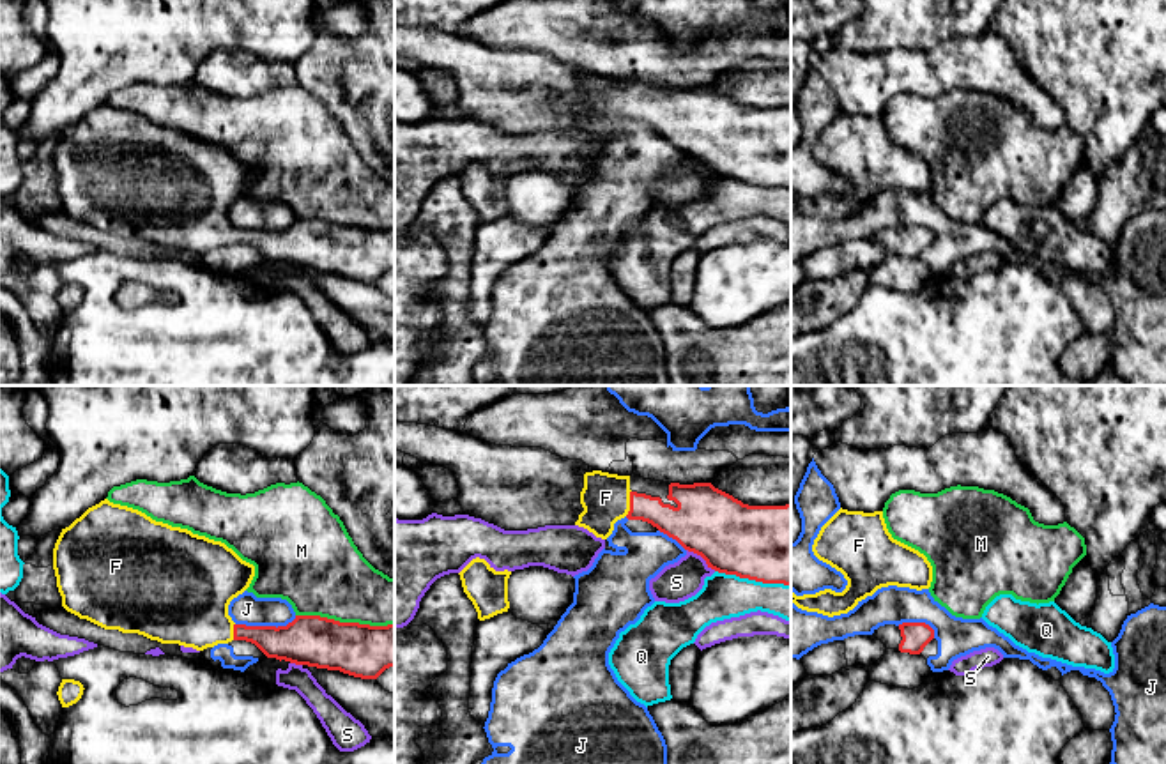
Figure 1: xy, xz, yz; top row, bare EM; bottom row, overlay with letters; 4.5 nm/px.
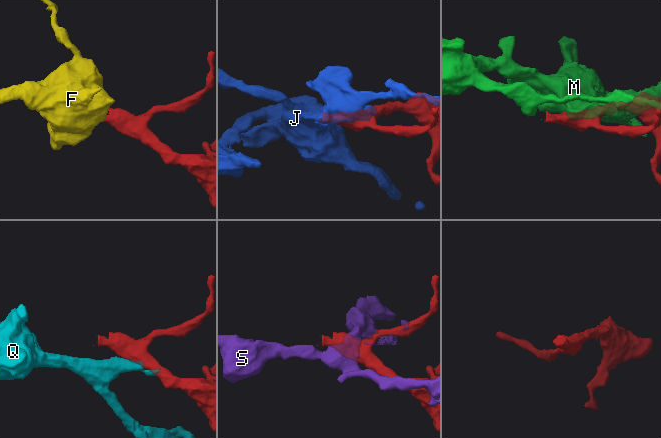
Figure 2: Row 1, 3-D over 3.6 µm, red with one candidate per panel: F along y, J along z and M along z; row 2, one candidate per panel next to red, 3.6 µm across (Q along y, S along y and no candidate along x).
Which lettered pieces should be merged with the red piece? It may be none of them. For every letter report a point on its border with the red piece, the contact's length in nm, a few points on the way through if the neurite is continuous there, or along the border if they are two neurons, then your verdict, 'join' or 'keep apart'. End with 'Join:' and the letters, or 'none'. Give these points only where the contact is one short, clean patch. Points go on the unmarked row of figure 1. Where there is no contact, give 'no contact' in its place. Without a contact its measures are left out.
F: xz (630, 106) | 120 nm | join
J: xy (266, 230) | 280 nm | keep apart
M: xy (345, 227) | 460 nm | keep apart
Q: xz (752, 183) | 360 nm | along xz (715, 174), (726, 179), (790, 190) | keep apart
S: xz (701, 160) | 170 nm | keep apart
Join: F

